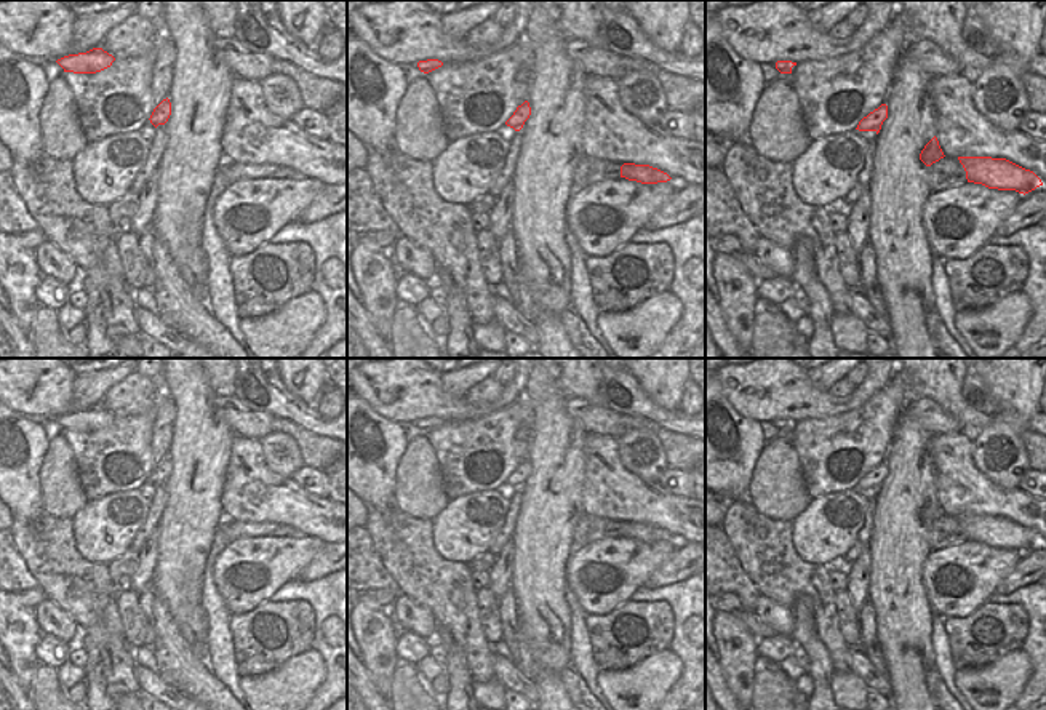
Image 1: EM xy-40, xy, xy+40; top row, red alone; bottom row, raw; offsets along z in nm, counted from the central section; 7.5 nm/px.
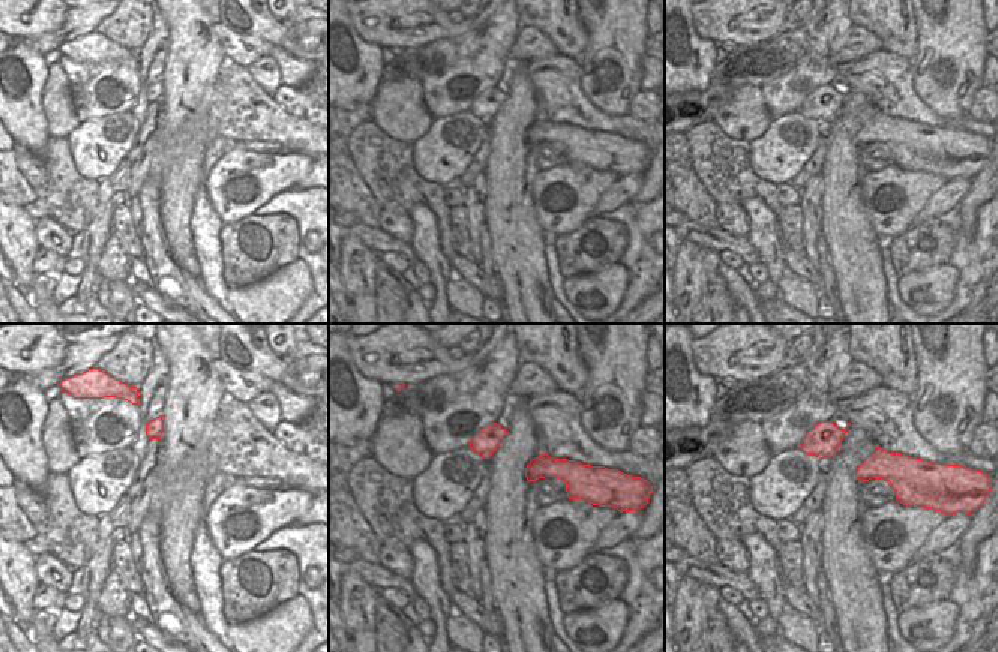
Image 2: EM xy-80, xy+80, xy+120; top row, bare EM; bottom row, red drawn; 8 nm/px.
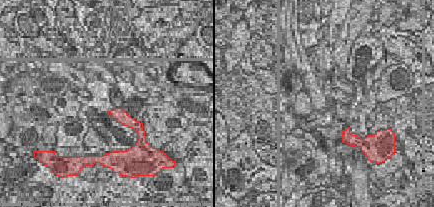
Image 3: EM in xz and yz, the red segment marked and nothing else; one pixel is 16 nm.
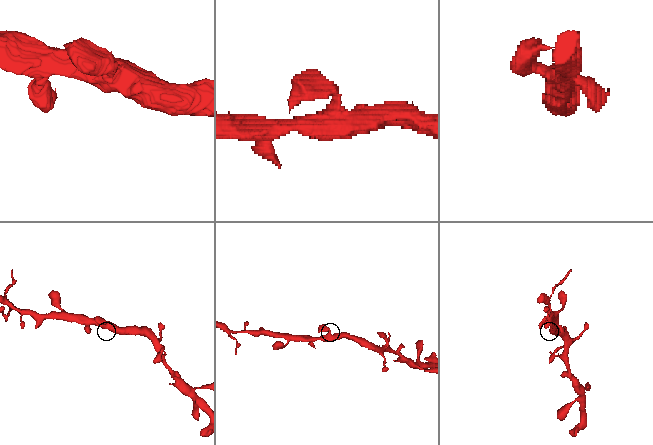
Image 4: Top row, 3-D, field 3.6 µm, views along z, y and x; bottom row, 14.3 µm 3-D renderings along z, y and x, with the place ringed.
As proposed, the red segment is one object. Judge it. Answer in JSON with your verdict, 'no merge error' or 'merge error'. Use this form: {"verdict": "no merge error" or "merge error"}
{"verdict": "no merge error"}

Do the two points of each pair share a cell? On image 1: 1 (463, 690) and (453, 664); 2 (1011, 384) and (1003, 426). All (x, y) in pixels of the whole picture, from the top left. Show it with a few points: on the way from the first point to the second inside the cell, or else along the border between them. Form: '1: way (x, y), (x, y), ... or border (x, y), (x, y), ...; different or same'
1: way (459, 683), (456, 670); same
2: way (1011, 394), (1011, 416); same

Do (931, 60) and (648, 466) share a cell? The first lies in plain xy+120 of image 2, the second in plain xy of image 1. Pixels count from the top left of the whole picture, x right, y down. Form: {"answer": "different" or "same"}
{"answer": "same"}

